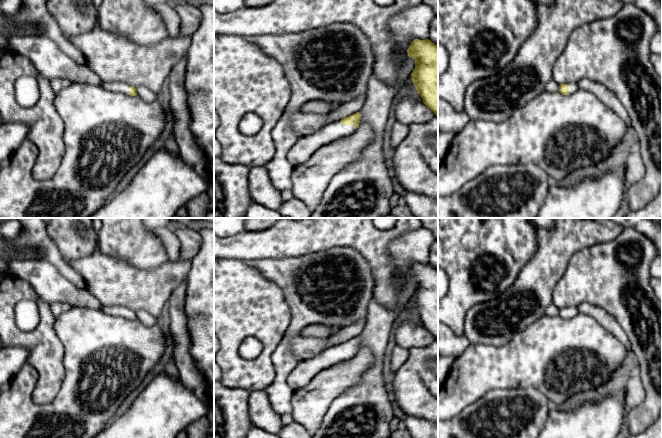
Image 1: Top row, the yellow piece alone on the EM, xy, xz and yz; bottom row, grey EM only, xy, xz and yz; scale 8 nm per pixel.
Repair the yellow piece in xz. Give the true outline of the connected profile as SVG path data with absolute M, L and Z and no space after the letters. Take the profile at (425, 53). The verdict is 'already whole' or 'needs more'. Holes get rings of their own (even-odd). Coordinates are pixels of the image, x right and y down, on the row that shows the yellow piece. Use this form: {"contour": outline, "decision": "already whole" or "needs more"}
{"contour": "M414 39L407 49L415 60L412 82L423 103L438 116L438 45L429 39Z", "decision": "already whole"}

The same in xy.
{"contour": "M102 81L99 86L105 90L111 91L111 92L120 92L123 94L136 96L137 91L136 88L124 83L124 82L118 82L118 81Z", "decision": "needs more"}

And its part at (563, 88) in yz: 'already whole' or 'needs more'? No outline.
needs more

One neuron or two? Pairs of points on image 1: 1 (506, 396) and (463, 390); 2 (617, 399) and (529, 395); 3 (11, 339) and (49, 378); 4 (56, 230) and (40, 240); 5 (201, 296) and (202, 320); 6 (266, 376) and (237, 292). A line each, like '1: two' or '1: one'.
1: two
2: two
3: one
4: two
5: one
6: one

